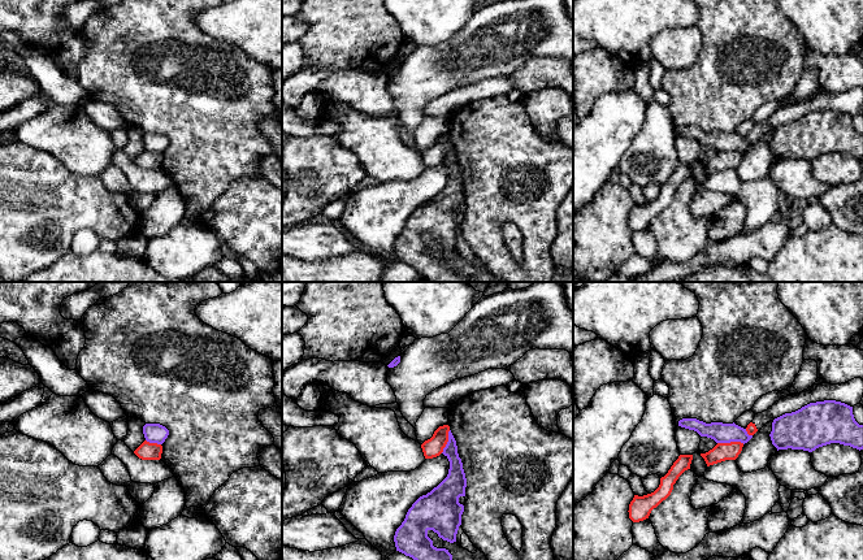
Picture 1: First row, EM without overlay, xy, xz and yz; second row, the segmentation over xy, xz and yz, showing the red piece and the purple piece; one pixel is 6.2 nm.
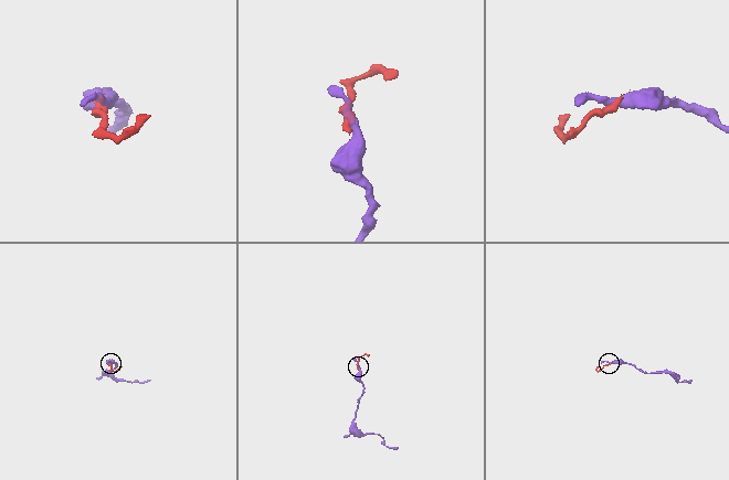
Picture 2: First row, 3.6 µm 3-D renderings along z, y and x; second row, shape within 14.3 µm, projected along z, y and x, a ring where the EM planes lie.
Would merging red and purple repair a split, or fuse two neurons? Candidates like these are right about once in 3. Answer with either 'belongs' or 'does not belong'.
does not belong

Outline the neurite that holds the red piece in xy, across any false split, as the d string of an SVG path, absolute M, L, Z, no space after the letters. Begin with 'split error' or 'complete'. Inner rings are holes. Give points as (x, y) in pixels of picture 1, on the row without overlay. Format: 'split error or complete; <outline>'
complete; M144 149L134 162L142 169L160 169L162 162L162 155L157 152L149 152Z

